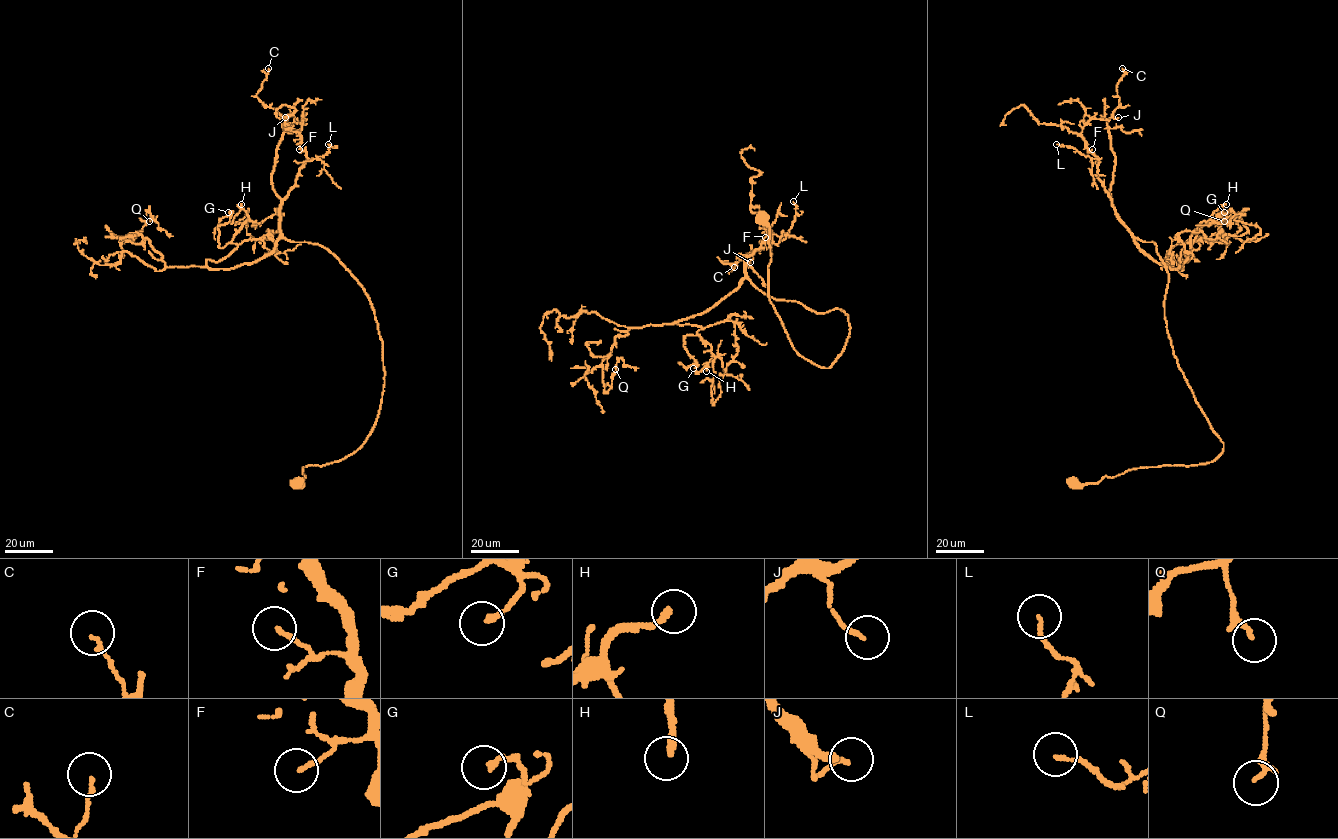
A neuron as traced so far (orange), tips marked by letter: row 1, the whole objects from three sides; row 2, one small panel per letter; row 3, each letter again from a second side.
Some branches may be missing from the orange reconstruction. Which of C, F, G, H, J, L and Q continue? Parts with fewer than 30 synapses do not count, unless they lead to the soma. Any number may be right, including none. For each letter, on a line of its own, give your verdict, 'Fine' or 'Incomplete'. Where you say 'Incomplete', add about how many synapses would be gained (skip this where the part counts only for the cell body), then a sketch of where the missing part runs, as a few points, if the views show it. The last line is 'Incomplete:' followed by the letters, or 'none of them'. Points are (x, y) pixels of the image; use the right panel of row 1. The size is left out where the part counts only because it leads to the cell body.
C: Fine
F: Fine
G: Fine
H: Incomplete. Roughly 40 synapses. Course of what is missing: (1226, 204), (1250, 187)
J: Fine
L: Fine
Q: Fine
Incomplete: H

